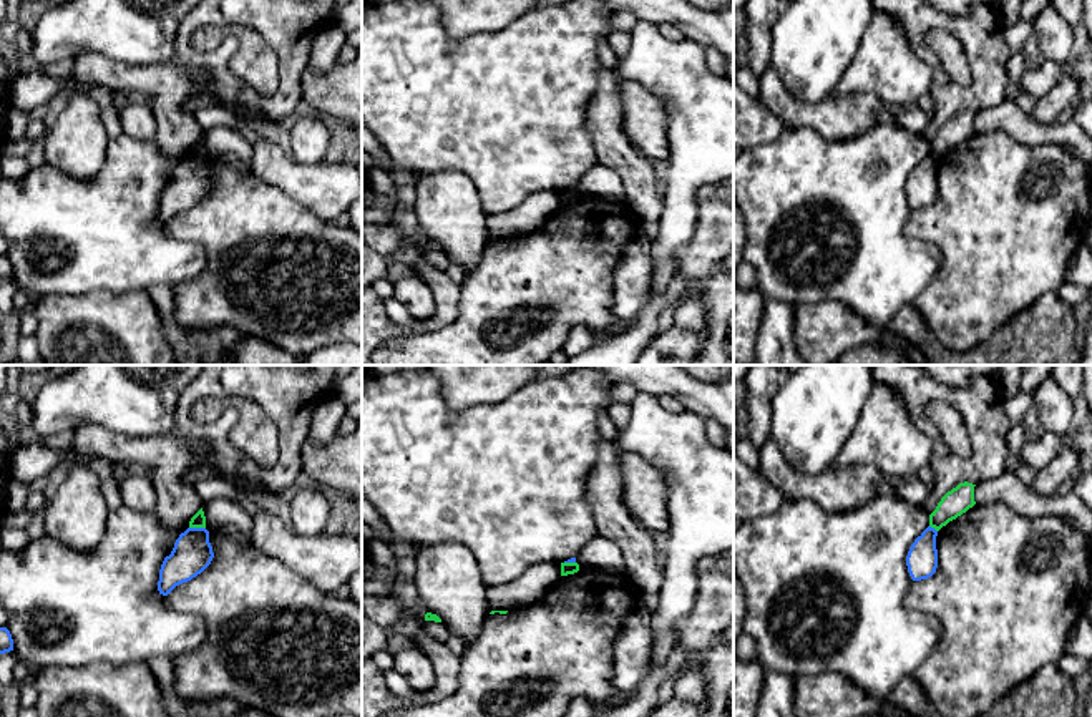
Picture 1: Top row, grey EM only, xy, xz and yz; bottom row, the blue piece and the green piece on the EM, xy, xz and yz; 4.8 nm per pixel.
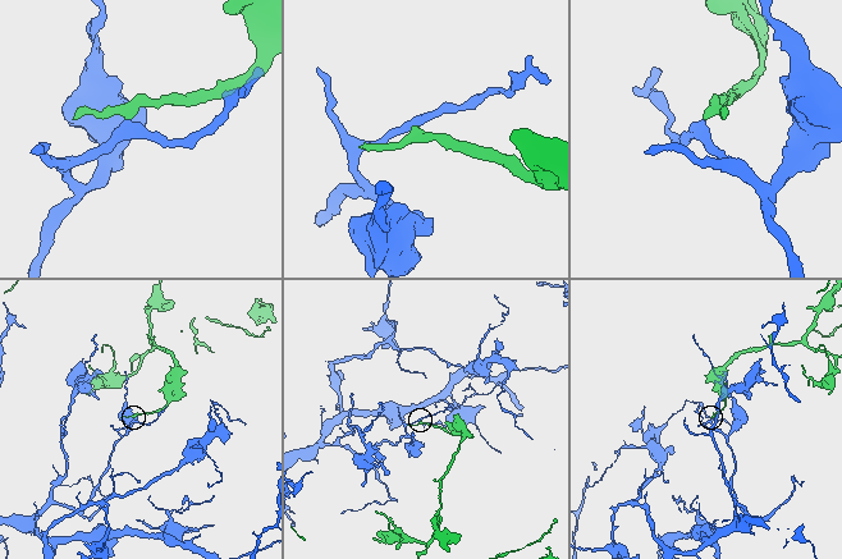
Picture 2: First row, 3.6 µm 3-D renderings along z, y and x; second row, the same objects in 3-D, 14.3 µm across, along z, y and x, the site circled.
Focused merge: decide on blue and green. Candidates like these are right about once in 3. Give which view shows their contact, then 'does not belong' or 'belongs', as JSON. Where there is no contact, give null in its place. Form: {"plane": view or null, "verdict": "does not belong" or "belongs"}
{"plane": "xy", "verdict": "does not belong"}

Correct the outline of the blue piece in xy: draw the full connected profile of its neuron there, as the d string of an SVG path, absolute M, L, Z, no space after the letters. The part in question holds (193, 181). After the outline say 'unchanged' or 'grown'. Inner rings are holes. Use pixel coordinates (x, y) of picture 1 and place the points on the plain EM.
M188 156L174 171L159 198L158 219L168 224L176 214L201 202L212 189L214 181L206 156Z; unchanged

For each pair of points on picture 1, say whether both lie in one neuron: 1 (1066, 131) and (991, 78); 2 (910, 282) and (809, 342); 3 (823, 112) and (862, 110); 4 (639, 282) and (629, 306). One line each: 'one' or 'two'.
1: two
2: two
3: one
4: one

